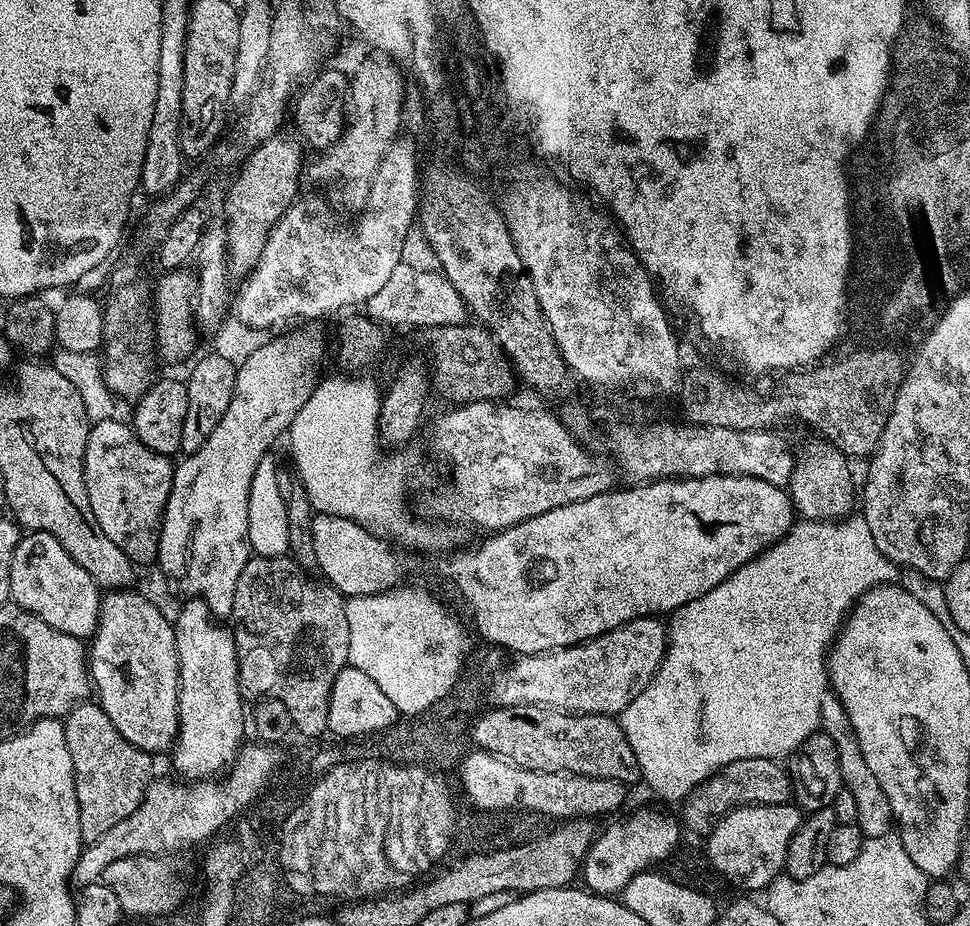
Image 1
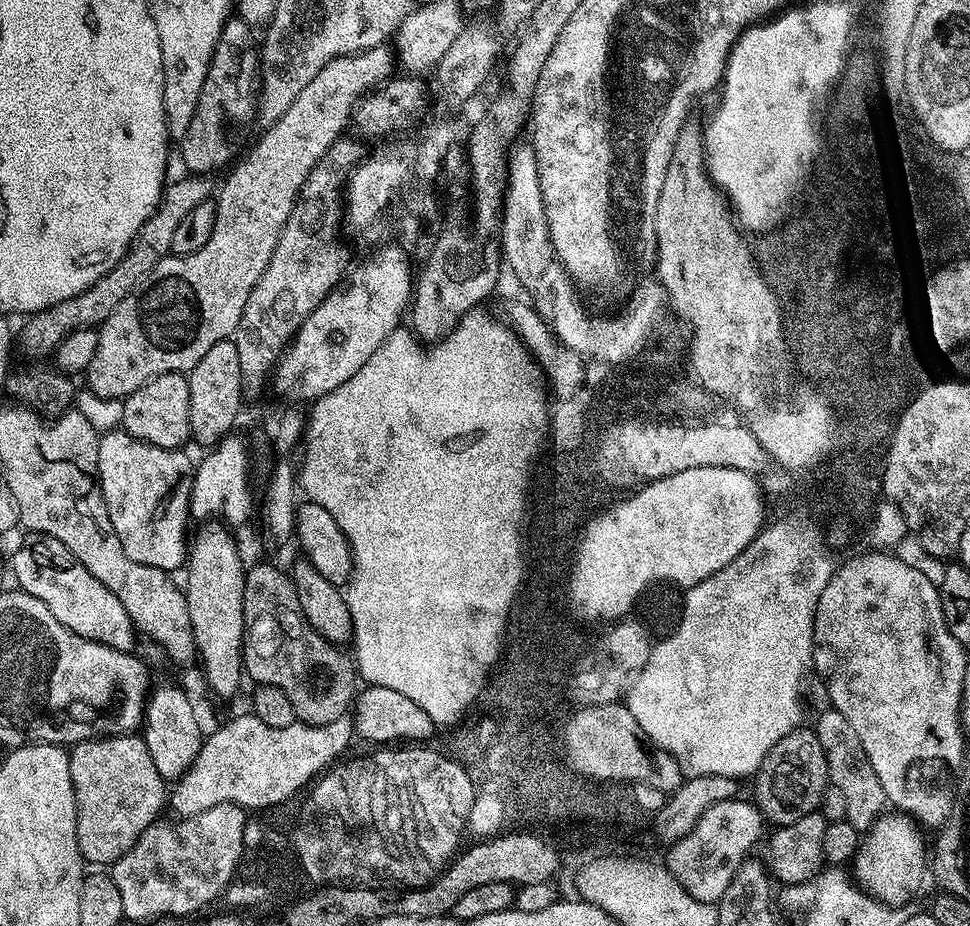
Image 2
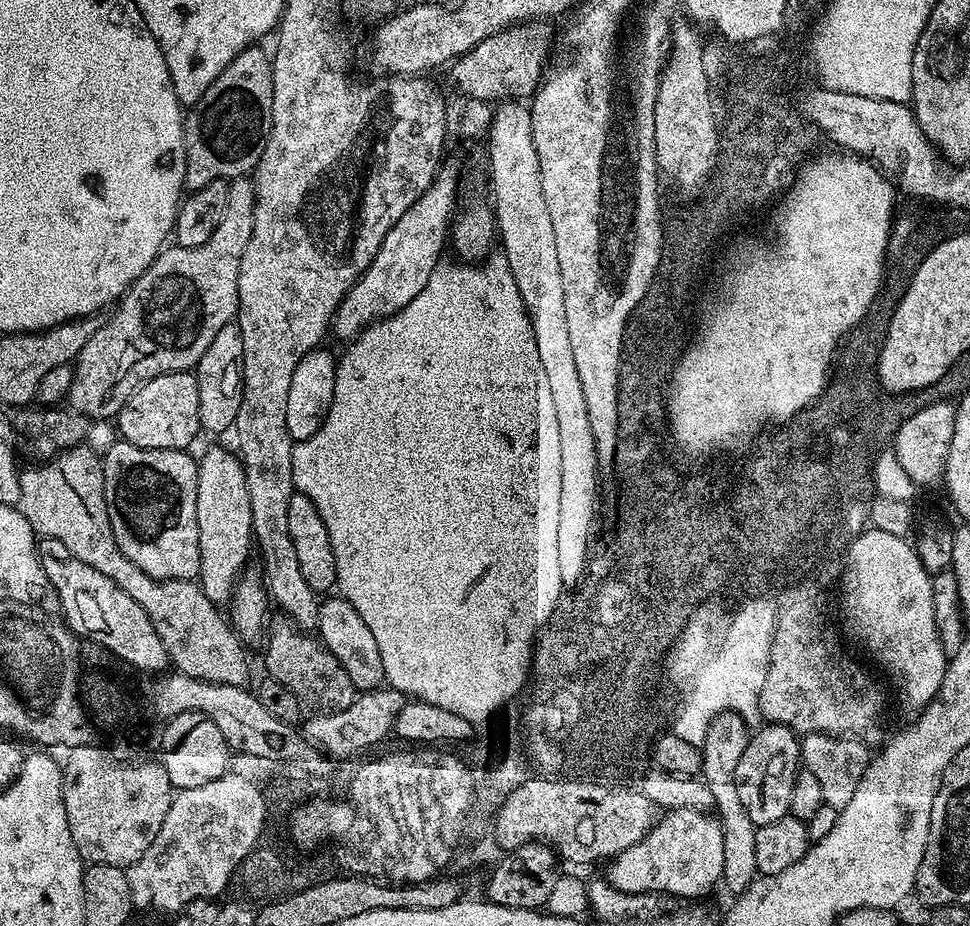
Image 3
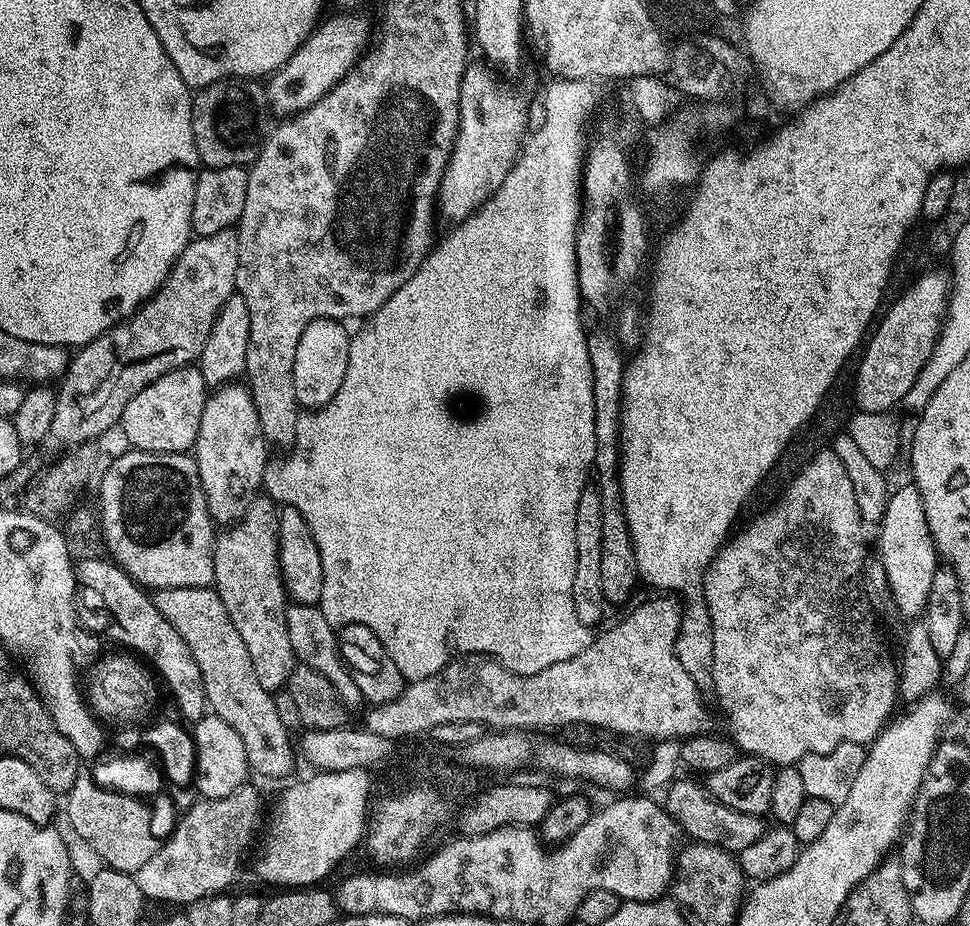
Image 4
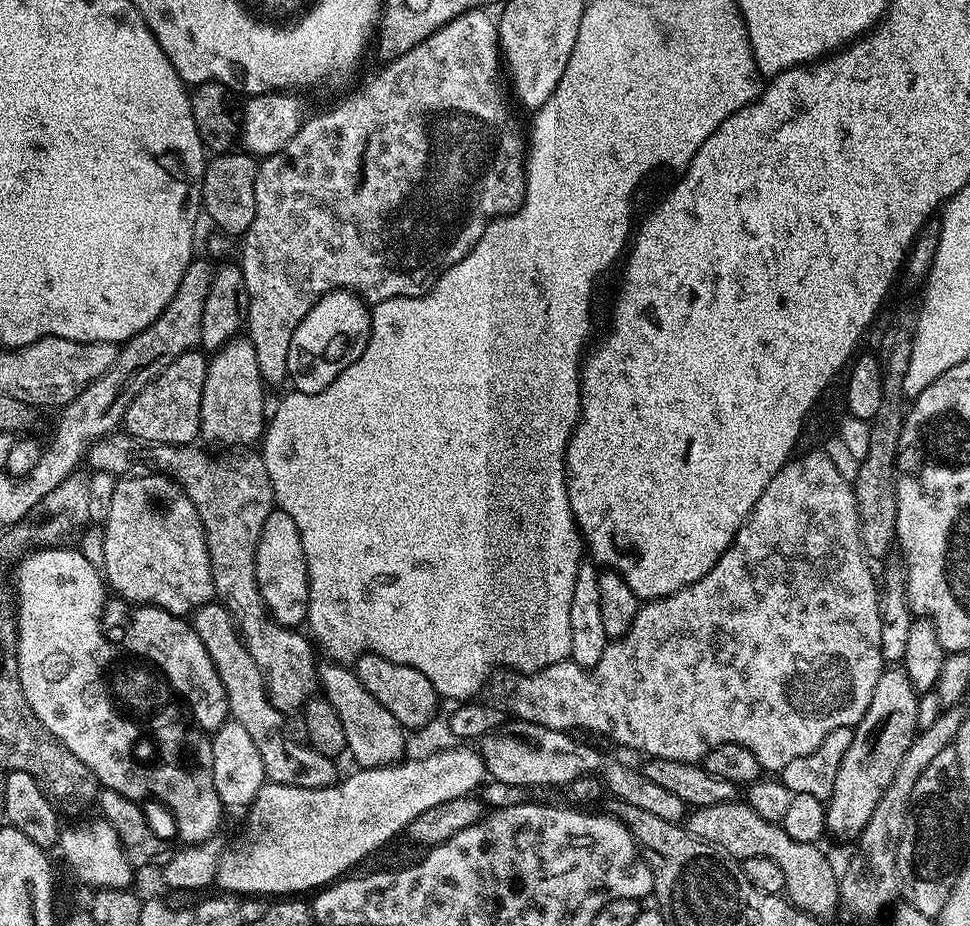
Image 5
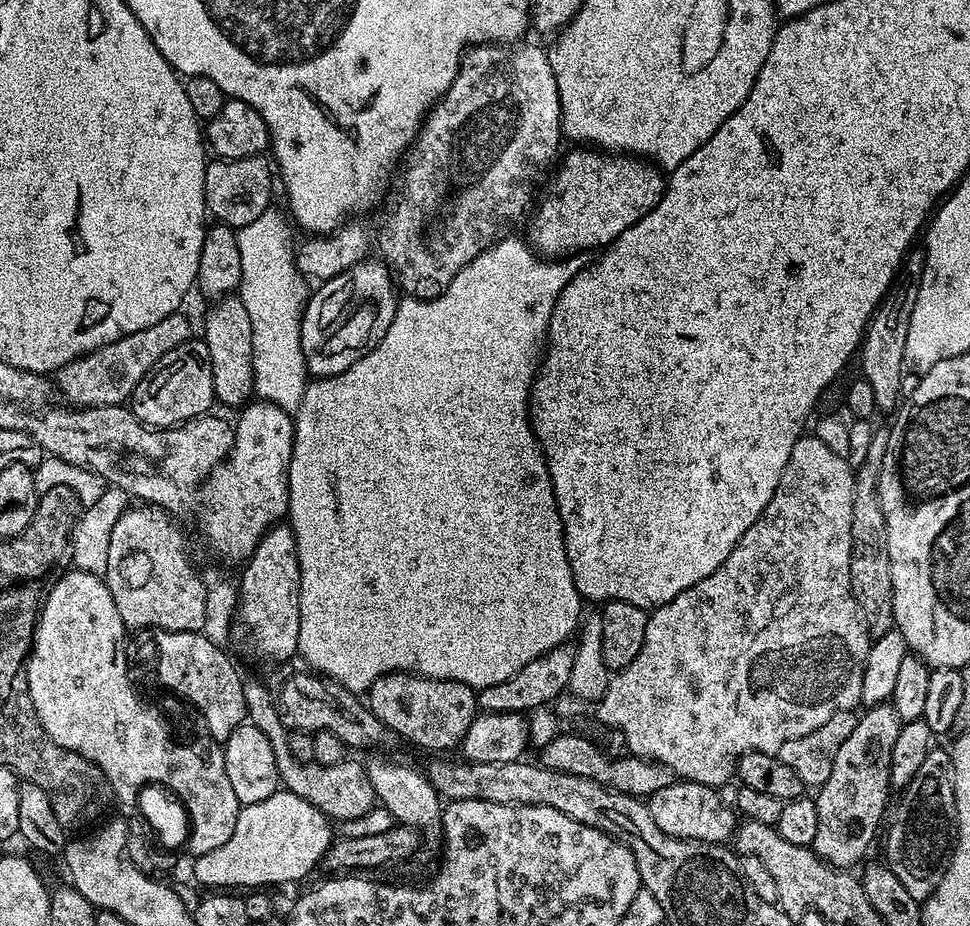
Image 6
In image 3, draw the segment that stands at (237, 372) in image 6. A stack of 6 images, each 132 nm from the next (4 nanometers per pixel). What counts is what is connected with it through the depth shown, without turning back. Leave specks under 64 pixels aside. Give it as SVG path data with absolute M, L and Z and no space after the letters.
M212 448L198 460L198 546L200 575L198 583L206 598L217 602L232 599L238 577L245 571L248 551L253 551L250 490L246 486L244 465L235 451Z

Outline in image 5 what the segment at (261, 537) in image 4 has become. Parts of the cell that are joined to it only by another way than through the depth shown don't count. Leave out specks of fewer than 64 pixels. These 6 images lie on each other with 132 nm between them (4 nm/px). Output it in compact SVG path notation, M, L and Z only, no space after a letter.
M160 444L160 450L162 450L162 466L159 469L163 475L172 477L173 480L184 487L184 492L190 498L190 502L194 502L194 506L198 510L198 518L202 522L204 527L204 541L208 547L208 557L210 558L210 570L212 571L212 581L216 587L215 595L218 597L219 603L223 604L228 609L228 613L232 615L233 622L236 623L236 628L240 632L242 642L246 646L246 650L250 650L250 658L254 658L254 662L258 666L258 670L262 674L262 682L264 683L264 689L268 695L268 700L274 707L282 713L295 713L297 710L303 709L307 700L311 700L313 696L318 692L318 664L314 662L314 656L312 654L312 648L314 652L314 644L311 639L303 631L295 628L287 628L277 622L272 615L270 615L267 606L264 604L264 599L260 593L260 587L256 581L256 551L258 550L258 538L262 534L262 522L266 522L266 518L272 513L273 507L276 502L276 495L274 490L270 486L270 474L266 474L266 462L263 455L256 450L232 450L227 454L220 454L224 456L216 457L211 456L208 452L203 452L202 449L196 448L197 446L177 446L175 444Z

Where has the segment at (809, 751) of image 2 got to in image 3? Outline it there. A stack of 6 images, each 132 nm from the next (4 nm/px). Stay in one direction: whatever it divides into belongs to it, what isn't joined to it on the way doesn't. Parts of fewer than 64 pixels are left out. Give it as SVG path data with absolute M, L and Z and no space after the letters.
M768 722L765 728L751 733L748 745L734 770L734 782L742 806L750 814L750 822L757 826L778 822L778 818L789 815L790 793L794 790L794 778L801 767L800 740L797 733L787 725Z

